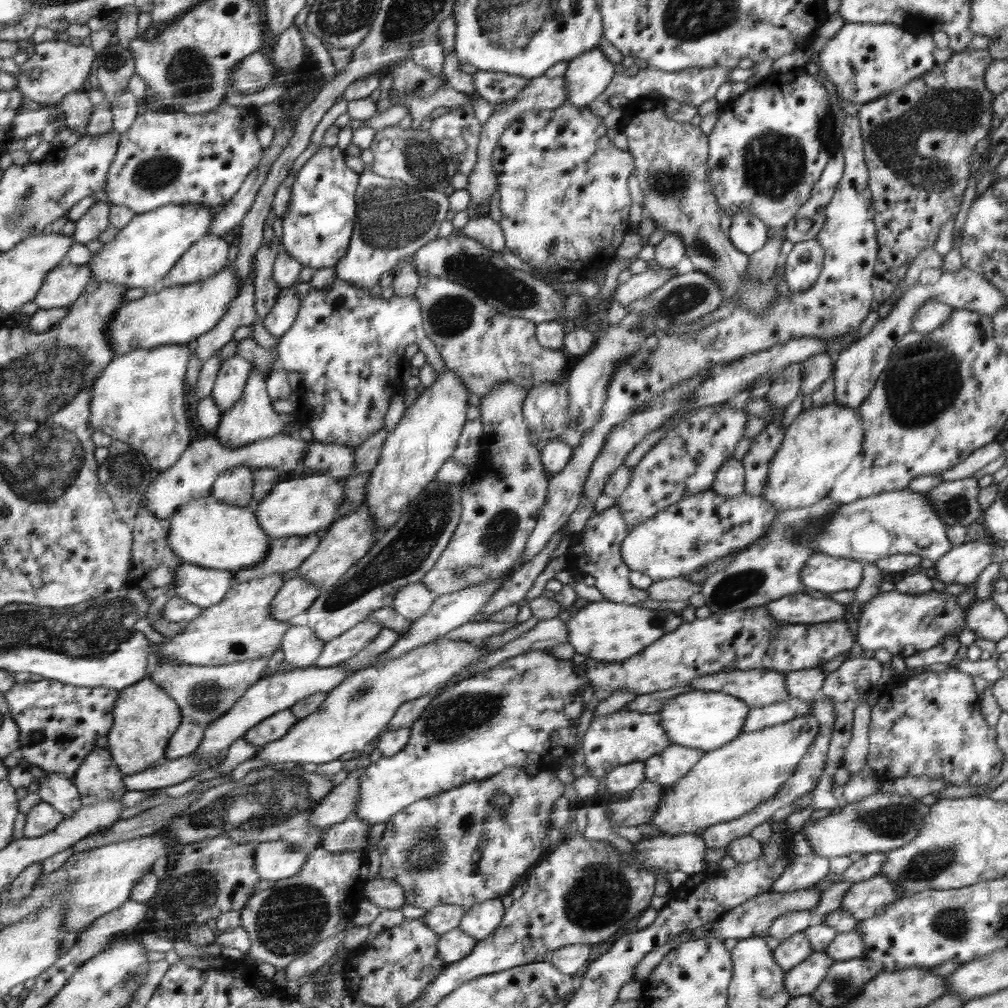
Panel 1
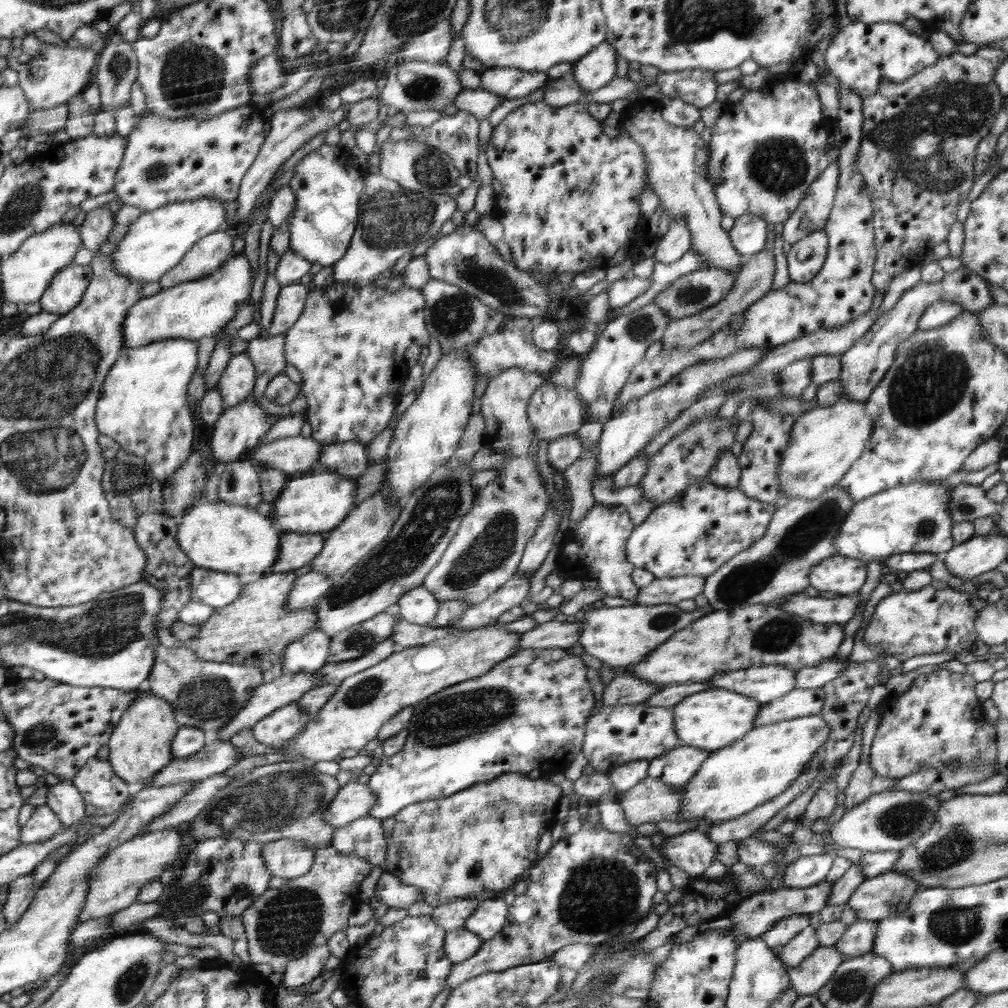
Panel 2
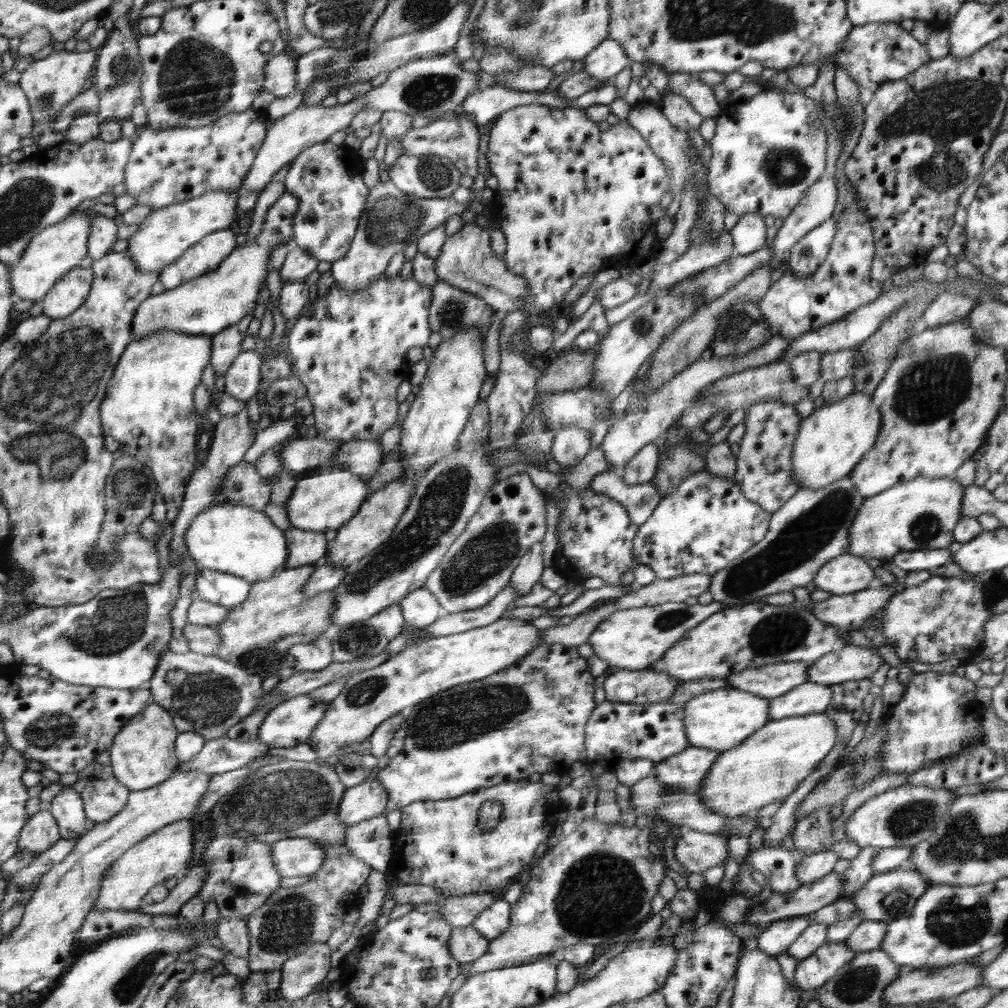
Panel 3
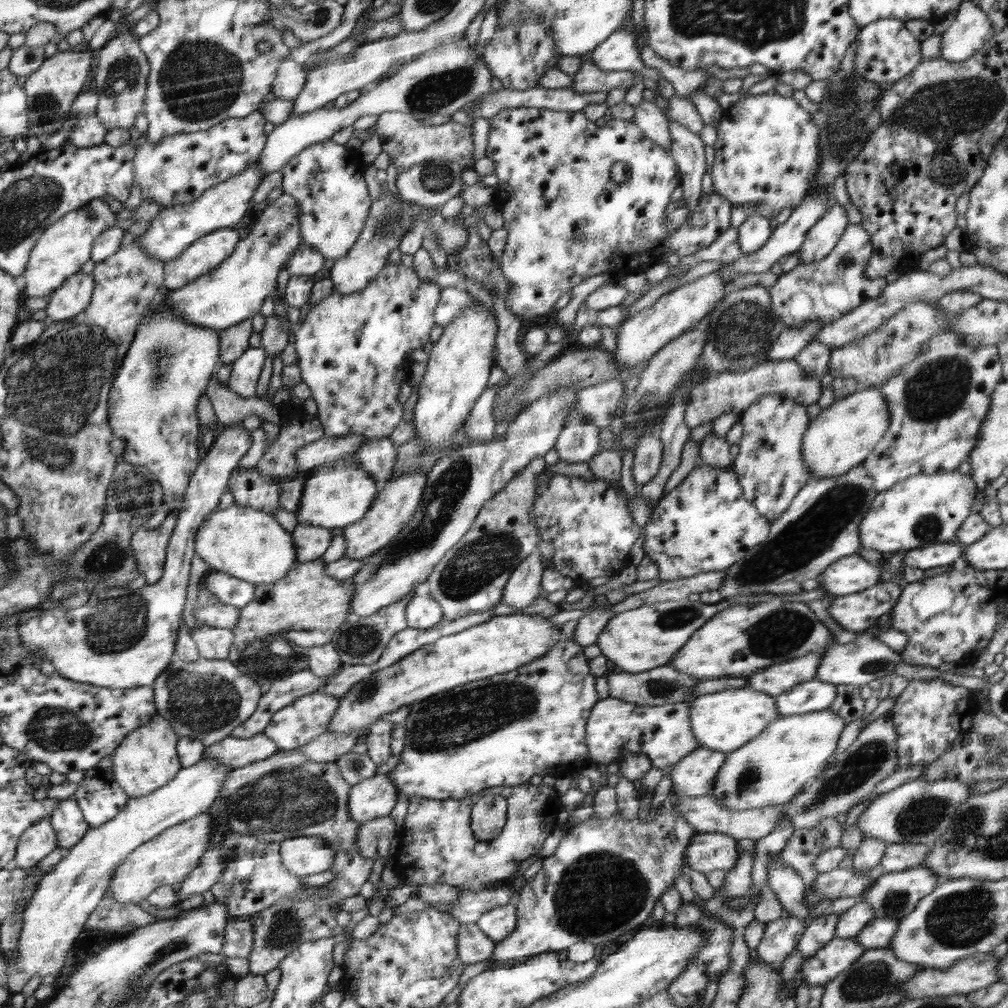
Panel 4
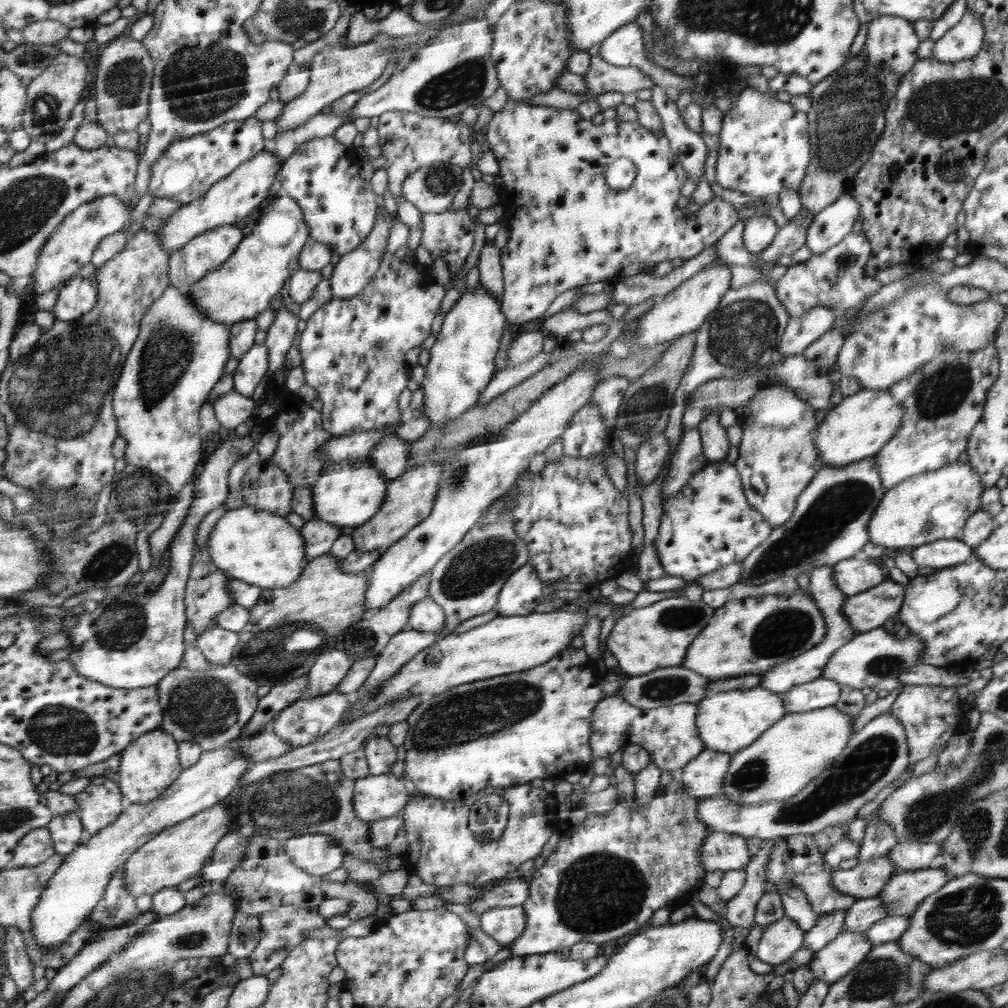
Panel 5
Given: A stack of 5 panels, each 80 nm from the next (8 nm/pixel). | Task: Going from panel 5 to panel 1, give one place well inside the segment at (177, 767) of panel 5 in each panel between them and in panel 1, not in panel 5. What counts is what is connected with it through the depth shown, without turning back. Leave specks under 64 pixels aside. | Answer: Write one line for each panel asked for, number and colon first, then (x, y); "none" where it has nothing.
1: (145, 719)
2: (140, 746)
3: (143, 756)
4: (148, 758)

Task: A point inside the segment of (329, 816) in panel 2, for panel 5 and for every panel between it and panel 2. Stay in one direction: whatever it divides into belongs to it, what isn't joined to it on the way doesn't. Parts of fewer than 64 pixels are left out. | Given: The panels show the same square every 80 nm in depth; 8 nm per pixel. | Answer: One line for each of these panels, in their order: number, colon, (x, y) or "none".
3: (368, 799)
4: (376, 796)
5: (376, 797)

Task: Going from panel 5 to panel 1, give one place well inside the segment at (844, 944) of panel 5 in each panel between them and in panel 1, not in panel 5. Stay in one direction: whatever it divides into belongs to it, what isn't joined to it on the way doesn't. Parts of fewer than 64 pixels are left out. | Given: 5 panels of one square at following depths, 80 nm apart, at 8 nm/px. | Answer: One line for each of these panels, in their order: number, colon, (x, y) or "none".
1: (804, 978)
2: (808, 977)
3: (811, 973)
4: (834, 957)

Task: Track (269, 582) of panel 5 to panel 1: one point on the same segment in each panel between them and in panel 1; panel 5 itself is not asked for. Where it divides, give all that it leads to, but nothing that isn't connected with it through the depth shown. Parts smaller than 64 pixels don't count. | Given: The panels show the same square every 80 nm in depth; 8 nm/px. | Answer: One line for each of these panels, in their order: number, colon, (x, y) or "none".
1: (206, 532)
2: (226, 537)
3: (236, 539)
4: (249, 544)

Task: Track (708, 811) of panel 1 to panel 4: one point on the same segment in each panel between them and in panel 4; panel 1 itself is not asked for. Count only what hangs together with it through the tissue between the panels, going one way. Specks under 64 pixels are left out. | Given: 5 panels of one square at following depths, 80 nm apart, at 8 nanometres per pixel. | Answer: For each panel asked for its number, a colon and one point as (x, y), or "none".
2: (732, 781)
3: (769, 766)
4: (773, 767)

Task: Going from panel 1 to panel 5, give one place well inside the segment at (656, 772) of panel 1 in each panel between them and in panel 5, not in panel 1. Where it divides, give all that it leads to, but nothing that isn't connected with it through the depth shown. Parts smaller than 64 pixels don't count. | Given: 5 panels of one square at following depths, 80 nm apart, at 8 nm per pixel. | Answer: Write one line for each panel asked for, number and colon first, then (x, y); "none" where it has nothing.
2: (675, 768)
3: (683, 772)
4: (694, 775)
5: (703, 776)

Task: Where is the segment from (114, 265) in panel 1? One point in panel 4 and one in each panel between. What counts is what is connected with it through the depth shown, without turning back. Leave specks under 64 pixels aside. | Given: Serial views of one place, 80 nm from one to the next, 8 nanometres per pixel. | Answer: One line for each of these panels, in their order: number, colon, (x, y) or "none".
2: (159, 239)
3: (167, 233)
4: (176, 228)

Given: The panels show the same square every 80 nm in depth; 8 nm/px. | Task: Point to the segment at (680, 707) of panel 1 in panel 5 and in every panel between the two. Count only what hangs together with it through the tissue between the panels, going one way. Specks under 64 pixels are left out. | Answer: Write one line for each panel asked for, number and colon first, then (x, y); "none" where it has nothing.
2: (711, 720)
3: (722, 719)
4: (725, 721)
5: (728, 722)

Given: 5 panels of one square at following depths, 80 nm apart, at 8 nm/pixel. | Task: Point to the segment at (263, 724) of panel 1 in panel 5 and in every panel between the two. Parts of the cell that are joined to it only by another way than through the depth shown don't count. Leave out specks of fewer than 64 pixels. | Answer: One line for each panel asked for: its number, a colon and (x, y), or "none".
2: (281, 725)
3: (289, 723)
4: (295, 725)
5: (304, 721)

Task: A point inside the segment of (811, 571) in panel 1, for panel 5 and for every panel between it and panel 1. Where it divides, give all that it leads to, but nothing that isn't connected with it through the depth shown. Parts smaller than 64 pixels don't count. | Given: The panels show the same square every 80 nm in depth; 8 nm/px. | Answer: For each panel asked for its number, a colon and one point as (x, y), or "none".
2: (843, 575)
3: (847, 574)
4: (852, 574)
5: (854, 575)

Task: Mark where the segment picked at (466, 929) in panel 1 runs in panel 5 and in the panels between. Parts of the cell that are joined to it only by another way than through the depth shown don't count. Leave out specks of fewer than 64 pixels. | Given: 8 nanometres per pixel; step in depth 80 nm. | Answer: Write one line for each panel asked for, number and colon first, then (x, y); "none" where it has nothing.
2: (490, 919)
3: (493, 922)
4: (498, 924)
5: (506, 925)

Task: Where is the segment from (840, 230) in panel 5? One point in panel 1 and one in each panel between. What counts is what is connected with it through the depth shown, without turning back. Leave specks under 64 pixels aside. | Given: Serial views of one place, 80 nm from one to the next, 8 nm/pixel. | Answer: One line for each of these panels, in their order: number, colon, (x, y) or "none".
1: (802, 266)
2: (806, 257)
3: (809, 252)
4: (821, 238)

